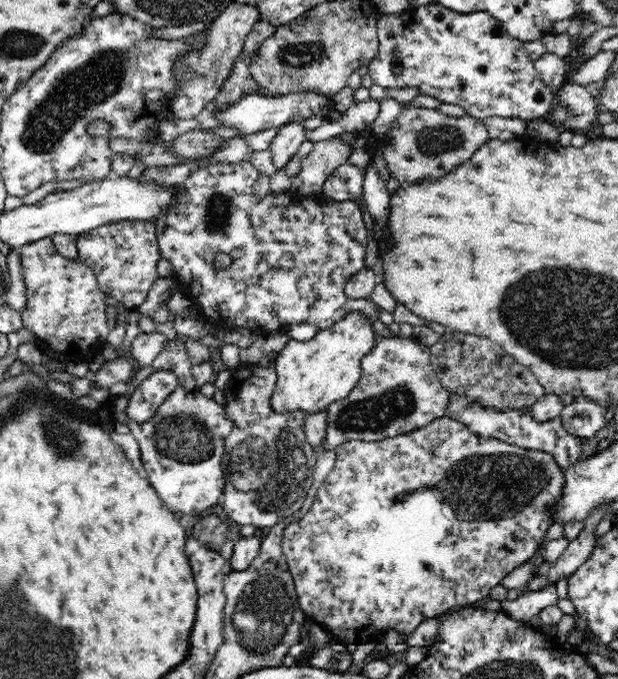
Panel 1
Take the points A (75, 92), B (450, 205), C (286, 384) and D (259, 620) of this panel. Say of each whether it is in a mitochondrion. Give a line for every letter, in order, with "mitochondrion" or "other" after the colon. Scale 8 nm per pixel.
A: mitochondrion
B: other
C: other
D: mitochondrion

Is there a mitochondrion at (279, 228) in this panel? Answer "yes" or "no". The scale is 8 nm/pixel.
no

